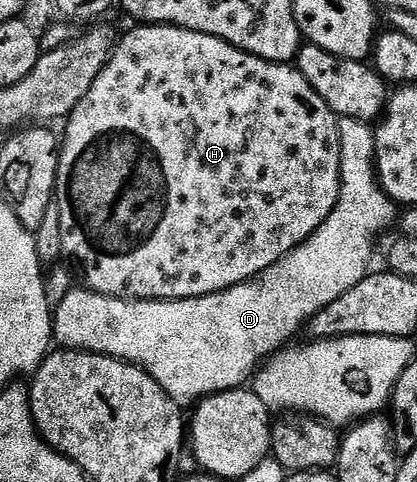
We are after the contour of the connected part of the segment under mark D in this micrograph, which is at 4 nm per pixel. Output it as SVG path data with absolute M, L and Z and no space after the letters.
M339 117L337 134L340 136L341 192L334 210L325 218L324 224L320 224L320 228L308 236L308 240L269 266L263 274L248 282L241 282L239 286L221 290L219 294L163 302L153 298L117 298L85 288L70 290L59 302L57 299L53 307L53 341L63 350L103 354L140 368L152 376L152 380L156 380L167 396L182 408L197 404L211 394L223 394L245 387L259 367L279 353L291 341L289 338L316 316L316 312L328 308L332 300L340 300L348 288L356 288L356 284L360 284L360 280L371 273L374 237L385 226L397 223L397 203L383 193L377 181L374 130L355 118Z

